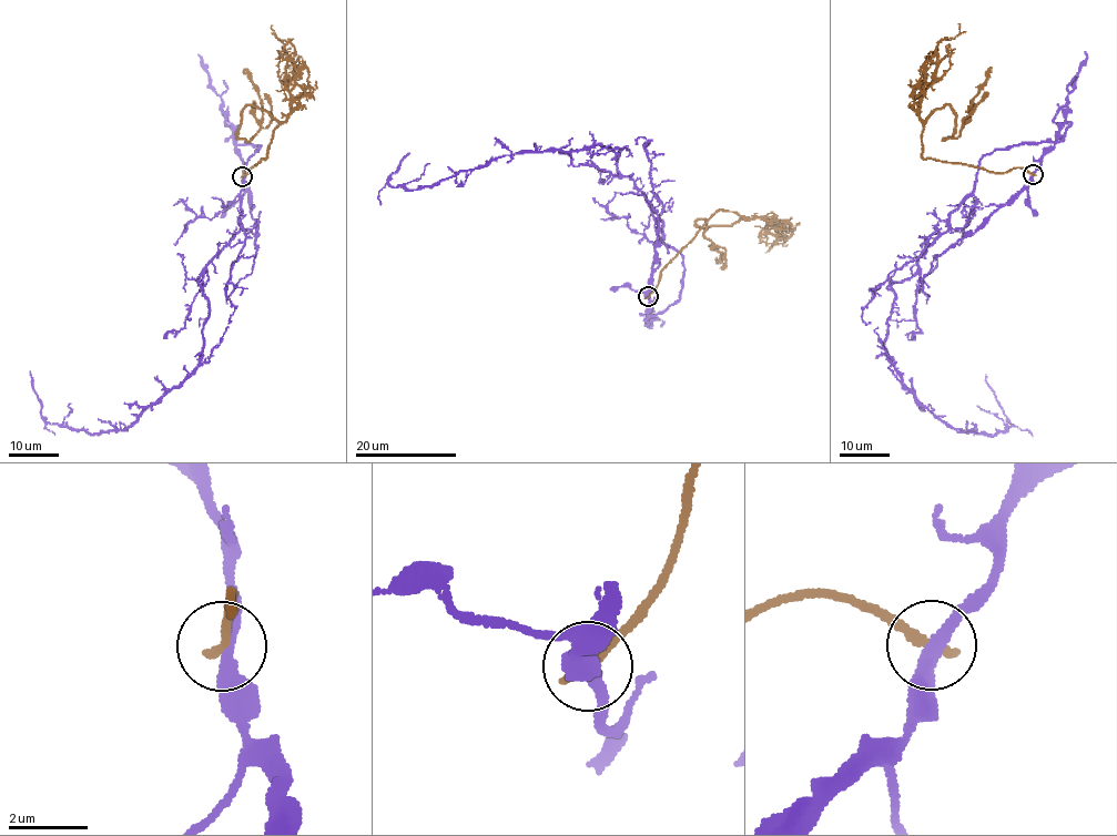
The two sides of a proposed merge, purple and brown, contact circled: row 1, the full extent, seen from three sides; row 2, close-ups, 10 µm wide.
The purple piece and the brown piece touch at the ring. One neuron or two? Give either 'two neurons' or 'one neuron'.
two neurons

